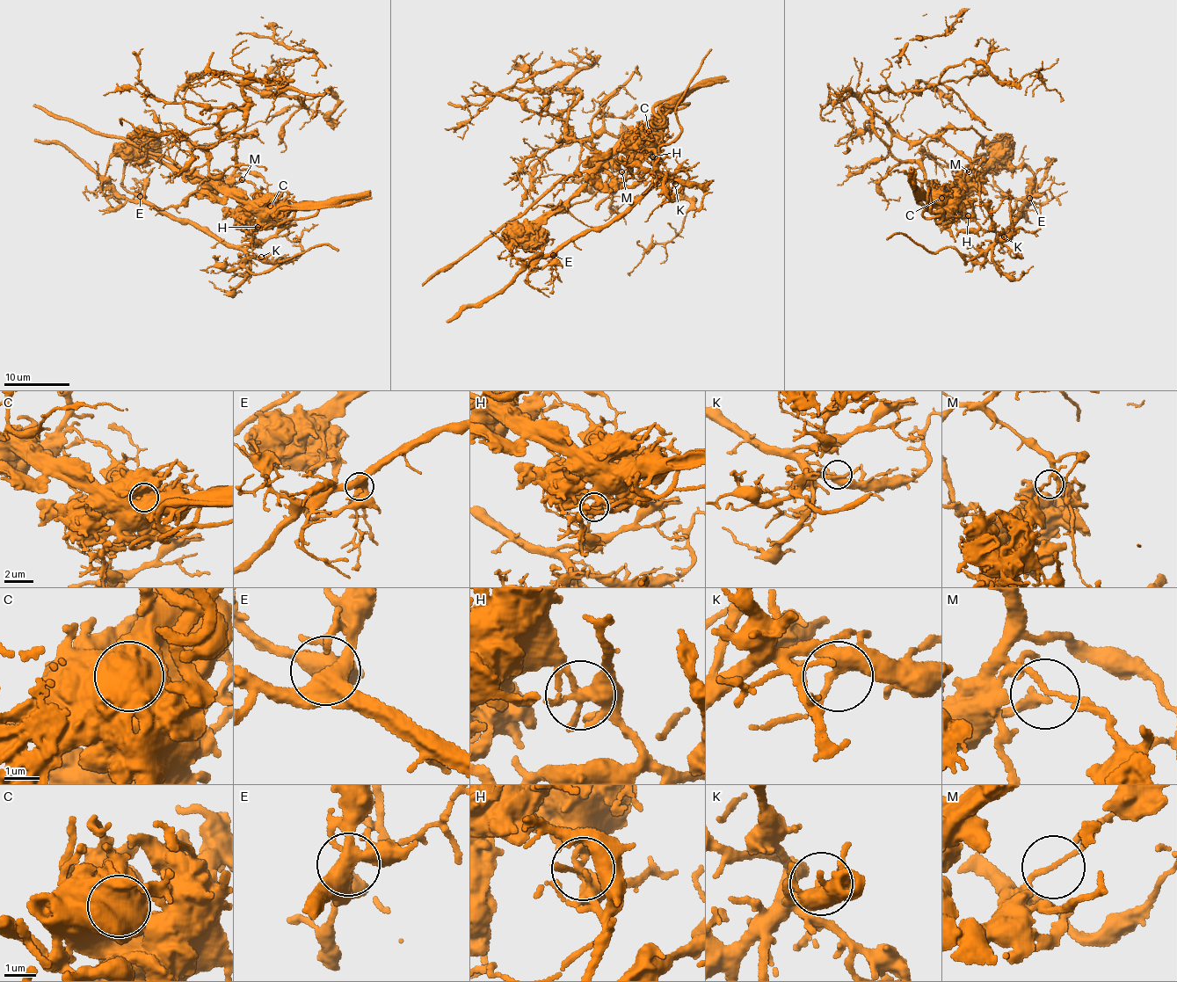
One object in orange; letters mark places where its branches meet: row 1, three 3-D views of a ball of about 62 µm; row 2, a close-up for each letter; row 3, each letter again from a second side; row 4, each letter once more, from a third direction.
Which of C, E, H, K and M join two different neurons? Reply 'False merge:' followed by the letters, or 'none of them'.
False merge: C, H, M

